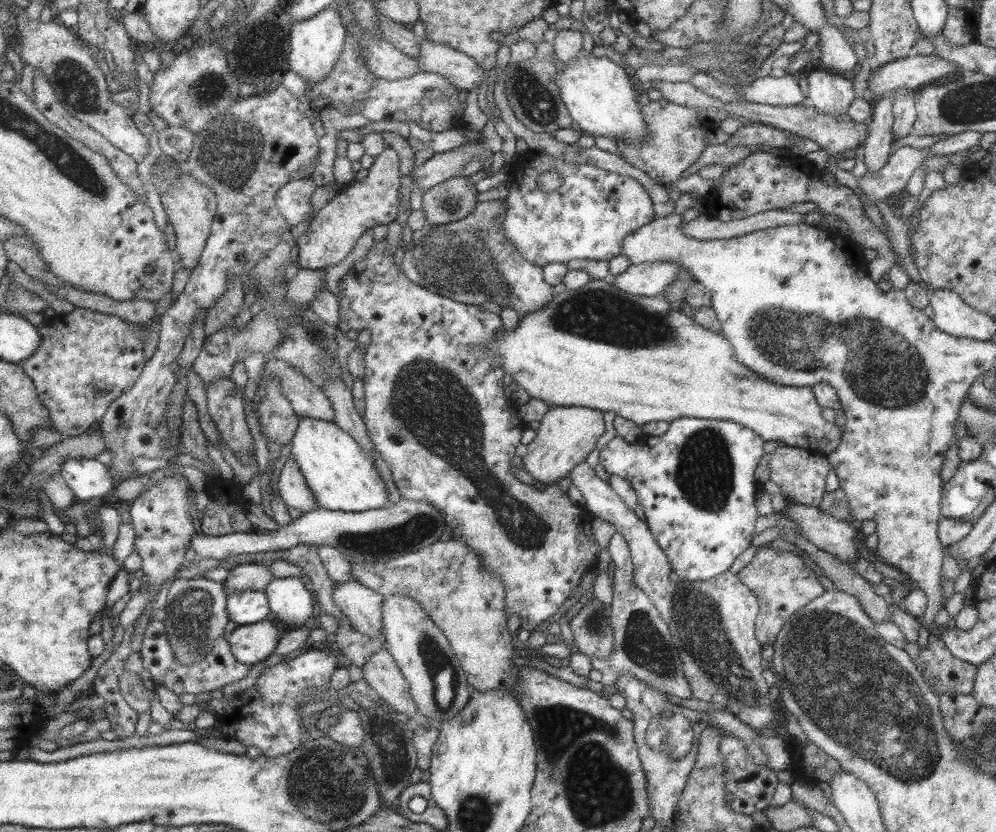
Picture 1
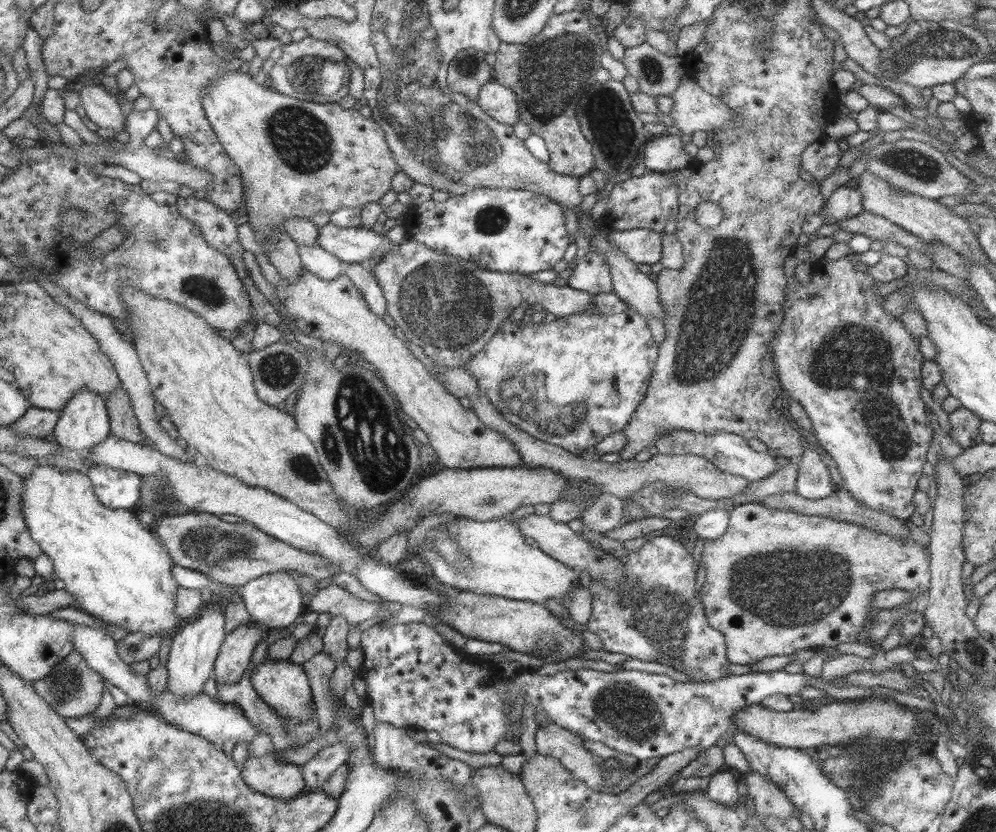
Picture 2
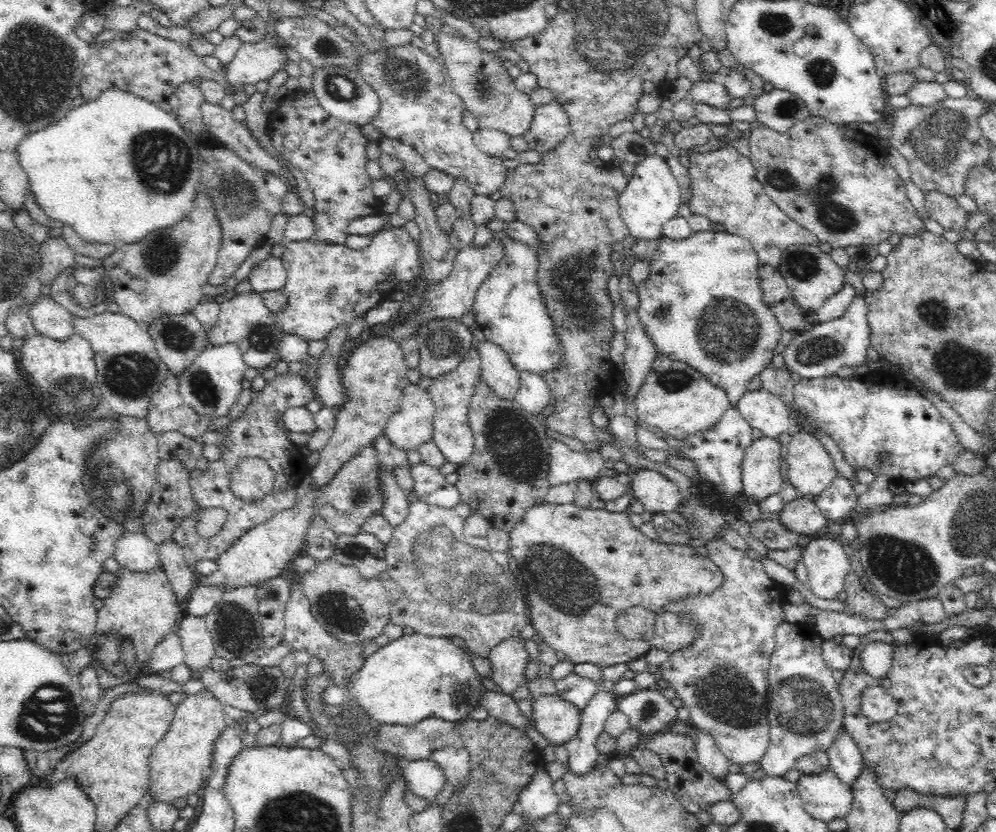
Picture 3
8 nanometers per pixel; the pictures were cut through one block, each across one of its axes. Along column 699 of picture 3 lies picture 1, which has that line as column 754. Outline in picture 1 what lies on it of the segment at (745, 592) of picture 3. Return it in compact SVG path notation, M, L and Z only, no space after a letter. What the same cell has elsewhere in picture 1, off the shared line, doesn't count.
M581 462L567 476L585 499L582 506L592 517L613 525L627 544L632 562L632 576L640 594L655 607L675 647L681 671L689 685L691 697L712 702L749 728L762 734L775 734L779 714L773 714L773 701L767 696L767 684L761 678L761 648L755 638L754 624L761 608L757 596L729 569L706 581L669 581L668 560L655 543L650 528L633 511L629 511L611 485L599 480L586 462Z

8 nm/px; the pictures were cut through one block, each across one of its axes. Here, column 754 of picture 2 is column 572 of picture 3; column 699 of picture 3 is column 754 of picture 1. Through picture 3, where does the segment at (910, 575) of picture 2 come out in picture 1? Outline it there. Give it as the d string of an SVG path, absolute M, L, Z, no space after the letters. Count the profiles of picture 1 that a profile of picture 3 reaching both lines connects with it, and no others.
M766 544L745 567L737 572L738 578L757 596L761 608L755 617L754 632L758 642L772 644L782 626L801 606L807 605L823 594L823 586L814 572L805 565L801 555L796 552L781 552L768 548Z

